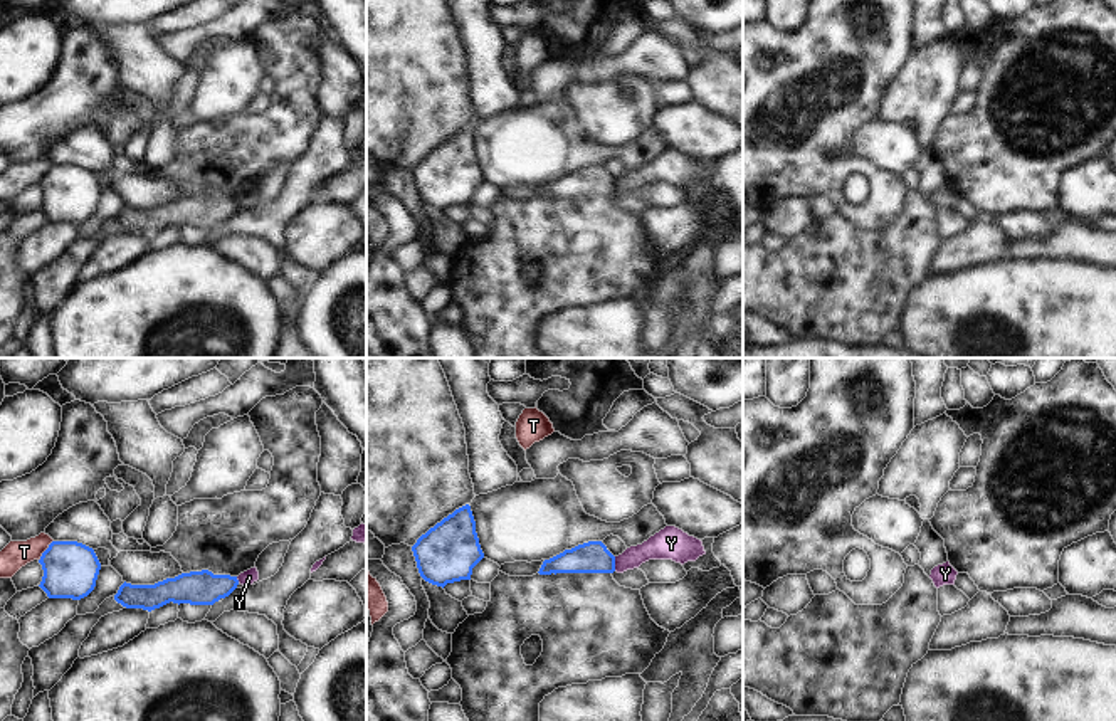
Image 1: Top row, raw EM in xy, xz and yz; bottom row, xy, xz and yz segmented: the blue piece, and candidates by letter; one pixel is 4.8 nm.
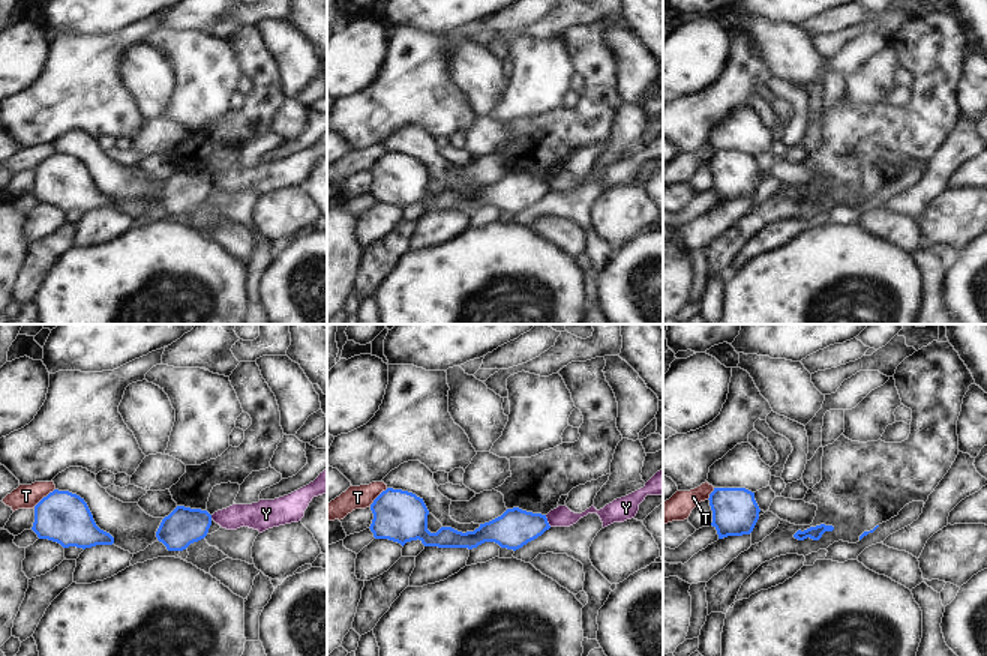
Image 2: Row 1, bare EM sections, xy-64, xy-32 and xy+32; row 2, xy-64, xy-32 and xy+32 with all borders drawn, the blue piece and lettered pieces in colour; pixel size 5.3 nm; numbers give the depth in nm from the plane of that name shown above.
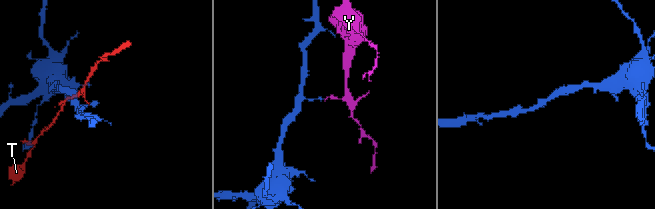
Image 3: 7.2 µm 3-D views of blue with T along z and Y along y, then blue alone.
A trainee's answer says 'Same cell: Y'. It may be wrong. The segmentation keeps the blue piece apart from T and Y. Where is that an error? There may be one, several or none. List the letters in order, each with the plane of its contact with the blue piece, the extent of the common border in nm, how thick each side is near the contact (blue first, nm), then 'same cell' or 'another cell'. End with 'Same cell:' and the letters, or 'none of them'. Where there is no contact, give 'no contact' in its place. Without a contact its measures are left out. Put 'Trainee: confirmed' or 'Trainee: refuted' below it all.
T: contact in xy; length 120 nm; calibres 260 and 130 nm; another cell
Y: contact in xz; length 70 nm; calibres 150 and 140 nm; another cell
Same cell: none of them
Trainee: refuted

